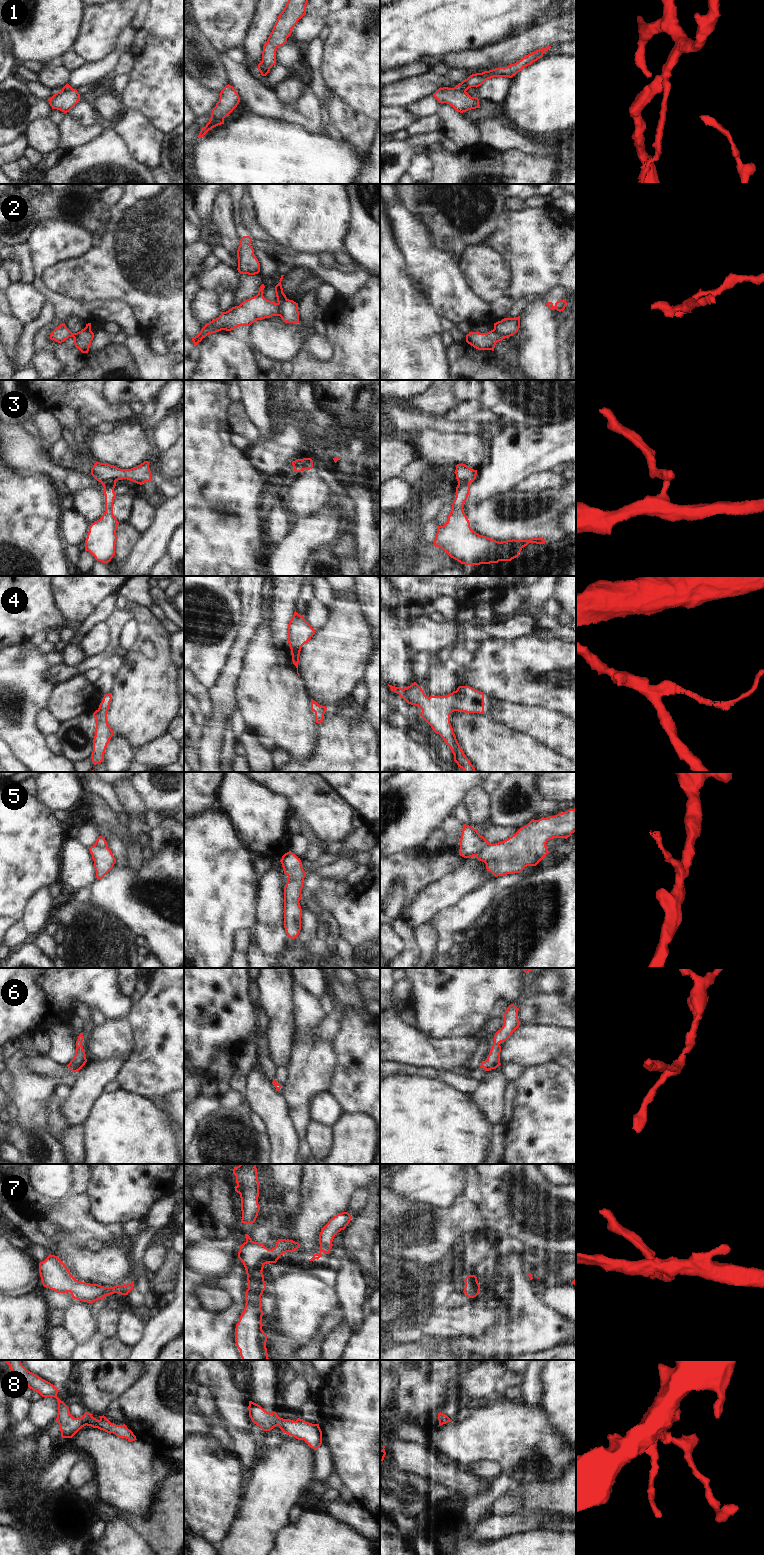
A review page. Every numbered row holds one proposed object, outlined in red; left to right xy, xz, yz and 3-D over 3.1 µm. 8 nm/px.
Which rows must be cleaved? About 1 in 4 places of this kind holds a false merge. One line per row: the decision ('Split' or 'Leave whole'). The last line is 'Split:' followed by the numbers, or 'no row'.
1: Split
2: Split
3: Split
4: Leave whole
5: Split
6: Leave whole
7: Leave whole
8: Leave whole
Split: 1, 2, 3, 5

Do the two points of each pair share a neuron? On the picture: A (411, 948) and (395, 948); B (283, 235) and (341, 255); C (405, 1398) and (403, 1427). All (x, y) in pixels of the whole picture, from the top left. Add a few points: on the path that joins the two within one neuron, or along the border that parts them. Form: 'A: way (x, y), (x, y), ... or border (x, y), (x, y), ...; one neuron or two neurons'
A: border (392, 928), (405, 945), (396, 957); two neurons
B: border (343, 248), (333, 253); two neurons
C: border (394, 1410), (411, 1421), (420, 1424); two neurons

